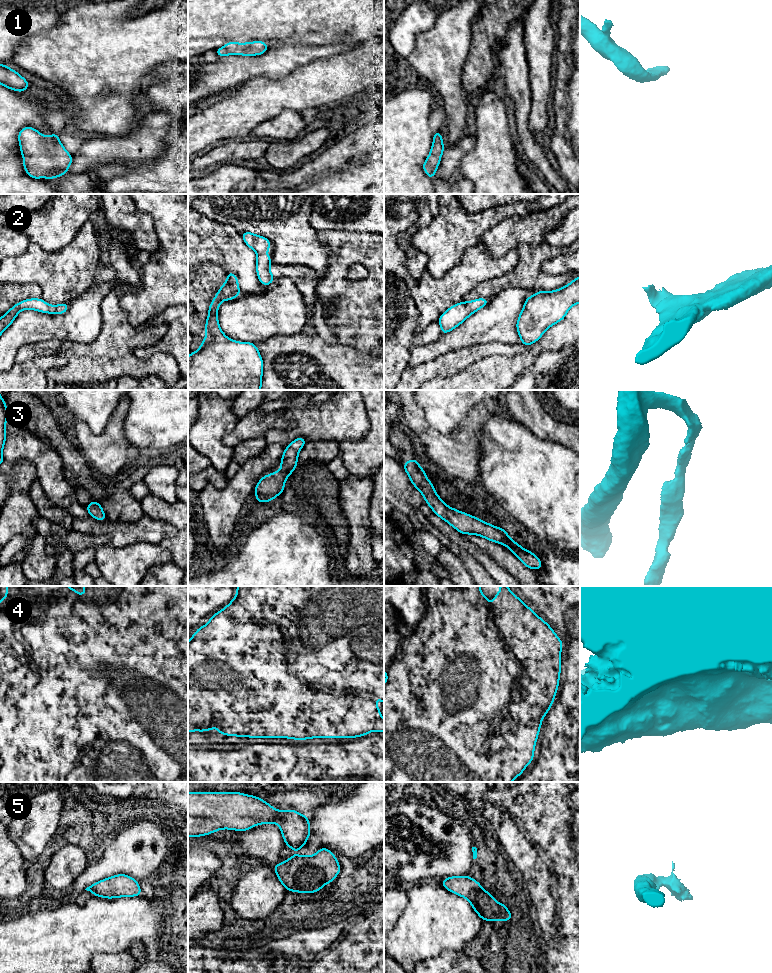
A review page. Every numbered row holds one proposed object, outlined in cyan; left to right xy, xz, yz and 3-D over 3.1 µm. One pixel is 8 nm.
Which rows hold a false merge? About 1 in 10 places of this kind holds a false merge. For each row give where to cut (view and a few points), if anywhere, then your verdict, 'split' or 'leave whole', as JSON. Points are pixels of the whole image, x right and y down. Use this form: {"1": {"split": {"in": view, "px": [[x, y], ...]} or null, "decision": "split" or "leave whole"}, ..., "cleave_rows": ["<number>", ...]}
{"1": {"split": null, "decision": "leave whole"}, "2": {"split": null, "decision": "leave whole"}, "3": {"split": null, "decision": "leave whole"}, "4": {"split": null, "decision": "leave whole"}, "5": {"split": null, "decision": "leave whole"}, "cleave_rows": []}

